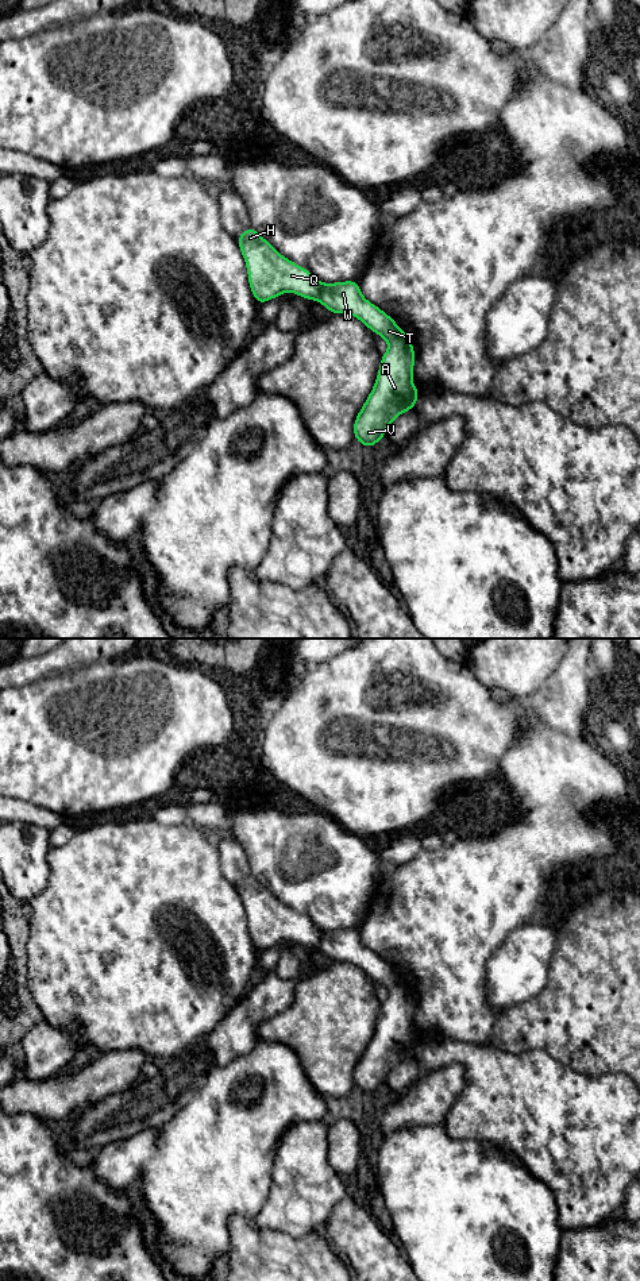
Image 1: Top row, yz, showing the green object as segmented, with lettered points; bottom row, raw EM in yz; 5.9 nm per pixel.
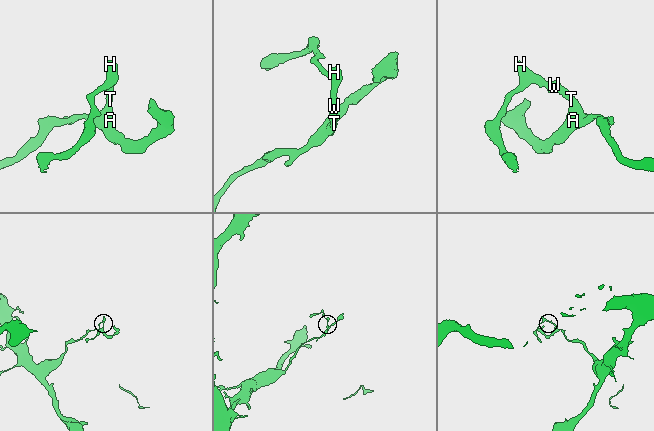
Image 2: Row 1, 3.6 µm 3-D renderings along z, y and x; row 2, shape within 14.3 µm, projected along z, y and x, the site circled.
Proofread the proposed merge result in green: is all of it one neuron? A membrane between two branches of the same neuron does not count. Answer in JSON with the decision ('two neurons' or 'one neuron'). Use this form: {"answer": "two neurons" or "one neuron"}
{"answer": "two neurons"}

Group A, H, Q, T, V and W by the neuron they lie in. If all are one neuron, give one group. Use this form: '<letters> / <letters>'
A T V W / H Q

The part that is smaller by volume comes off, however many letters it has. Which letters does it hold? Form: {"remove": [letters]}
{"remove": ["H", "Q"]}

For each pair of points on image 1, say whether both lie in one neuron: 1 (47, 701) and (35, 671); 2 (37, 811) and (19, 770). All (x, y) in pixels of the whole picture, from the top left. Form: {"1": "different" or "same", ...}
{"1": "different", "2": "different"}

